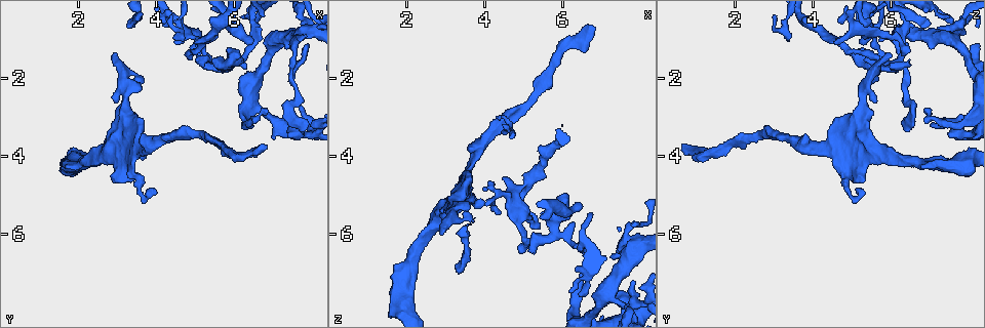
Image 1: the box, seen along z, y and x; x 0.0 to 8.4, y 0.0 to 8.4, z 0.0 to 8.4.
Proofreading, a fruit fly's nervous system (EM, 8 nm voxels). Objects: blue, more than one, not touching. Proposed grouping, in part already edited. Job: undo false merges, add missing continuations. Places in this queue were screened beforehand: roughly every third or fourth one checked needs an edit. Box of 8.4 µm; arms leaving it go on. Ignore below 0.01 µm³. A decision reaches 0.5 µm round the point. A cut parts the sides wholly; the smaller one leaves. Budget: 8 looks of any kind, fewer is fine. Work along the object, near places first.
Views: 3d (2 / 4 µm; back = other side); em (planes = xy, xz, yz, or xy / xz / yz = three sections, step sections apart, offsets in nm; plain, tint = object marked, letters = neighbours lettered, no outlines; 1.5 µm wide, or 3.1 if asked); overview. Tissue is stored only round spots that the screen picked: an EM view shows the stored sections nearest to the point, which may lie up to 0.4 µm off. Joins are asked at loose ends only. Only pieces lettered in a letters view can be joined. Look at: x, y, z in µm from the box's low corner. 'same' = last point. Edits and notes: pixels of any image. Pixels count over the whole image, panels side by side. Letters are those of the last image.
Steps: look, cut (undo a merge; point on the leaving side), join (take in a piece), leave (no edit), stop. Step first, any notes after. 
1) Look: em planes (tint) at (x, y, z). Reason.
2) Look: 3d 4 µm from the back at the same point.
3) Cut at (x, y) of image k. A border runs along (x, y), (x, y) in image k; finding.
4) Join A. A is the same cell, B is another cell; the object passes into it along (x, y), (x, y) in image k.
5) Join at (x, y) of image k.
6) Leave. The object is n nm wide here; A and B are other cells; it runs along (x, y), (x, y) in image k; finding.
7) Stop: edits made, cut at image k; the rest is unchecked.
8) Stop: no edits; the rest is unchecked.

Look: em yz step 4 (tint) at (4.75, 0.80, 5.15). A fork.

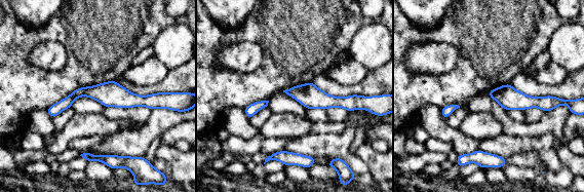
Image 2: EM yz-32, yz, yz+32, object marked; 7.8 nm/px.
Look: em planes (letters) at the same point. Another direction.

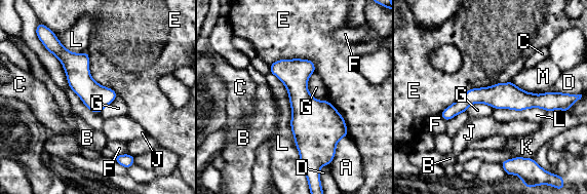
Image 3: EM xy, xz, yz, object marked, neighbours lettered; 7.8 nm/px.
Leave. A, B, C, D, E, F, G, J, K, L and M are other cells; it runs along (552, 100), (470, 96), (443, 114) in image 3; one neuron here.

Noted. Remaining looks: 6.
Look: em planes (letters) at (6.35, 1.60, 5.70). Tapers out.

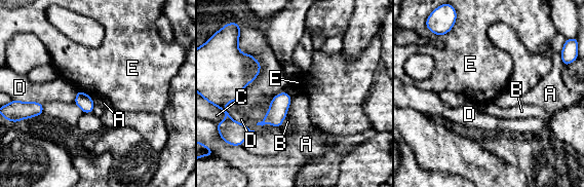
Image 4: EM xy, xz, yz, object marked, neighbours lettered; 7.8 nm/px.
Leave. A, B, C, D and E are other cells; a border runs along (79, 89), (90, 97) in image 4; no lettered piece goes on from it.

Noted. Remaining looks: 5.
Look: em xz step 4 (letters) at (6.90, 3.70, 0.70). Long arm stops here.

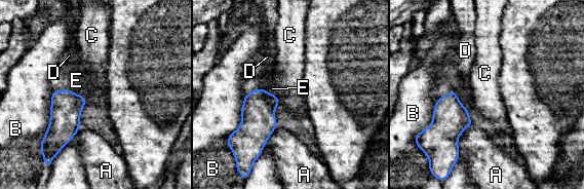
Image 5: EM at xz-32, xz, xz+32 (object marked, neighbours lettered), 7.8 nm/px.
Look: em planes (letters) at the same point. Another direction.

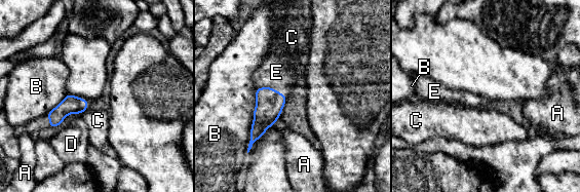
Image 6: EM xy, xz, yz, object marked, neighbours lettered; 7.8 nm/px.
Join E. The object is 120 nm wide here; the longest contact is with B, 500 nm; E is the same cell, A, B, C and D are other cells; the neuron continues.

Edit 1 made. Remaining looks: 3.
Stop: edits made, join at image 6; the rest is unchecked.

